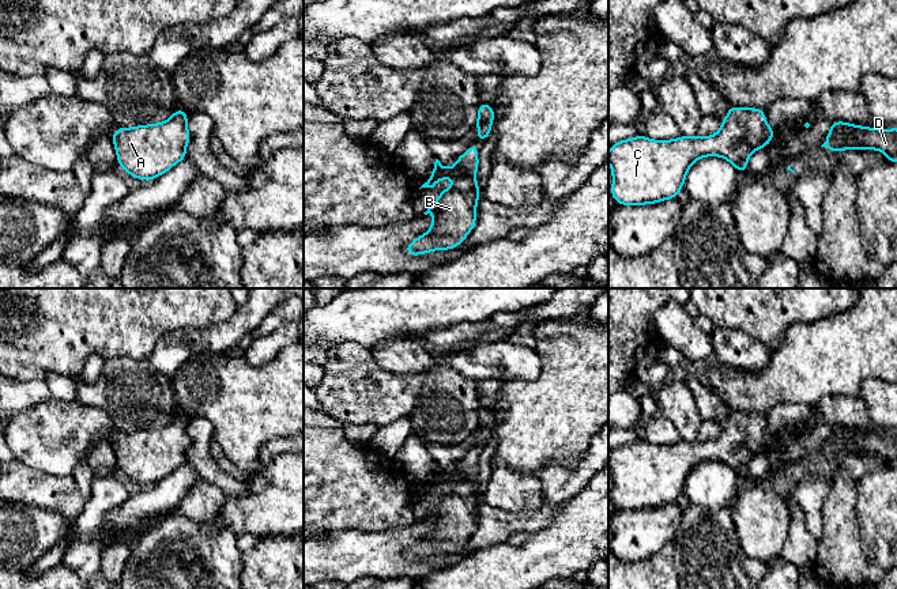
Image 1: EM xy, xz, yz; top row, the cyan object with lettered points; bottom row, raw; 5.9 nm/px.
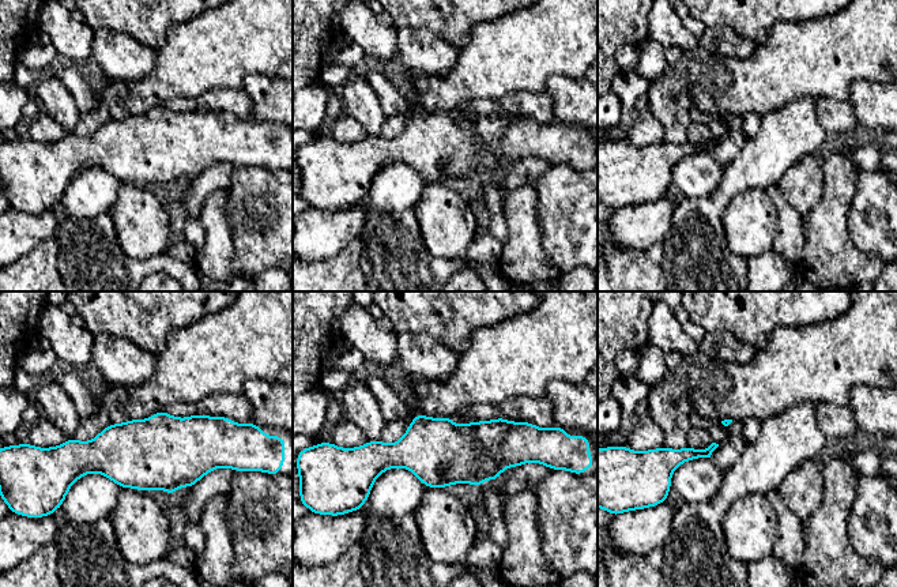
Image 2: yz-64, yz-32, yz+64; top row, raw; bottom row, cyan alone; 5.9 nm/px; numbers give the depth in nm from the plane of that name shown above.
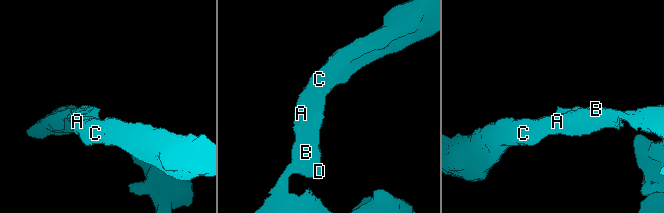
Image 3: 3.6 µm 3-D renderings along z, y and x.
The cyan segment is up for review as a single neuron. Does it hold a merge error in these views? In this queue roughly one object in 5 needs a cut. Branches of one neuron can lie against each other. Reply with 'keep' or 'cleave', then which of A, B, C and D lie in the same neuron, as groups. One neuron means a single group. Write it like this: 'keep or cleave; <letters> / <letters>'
keep; A B C D

